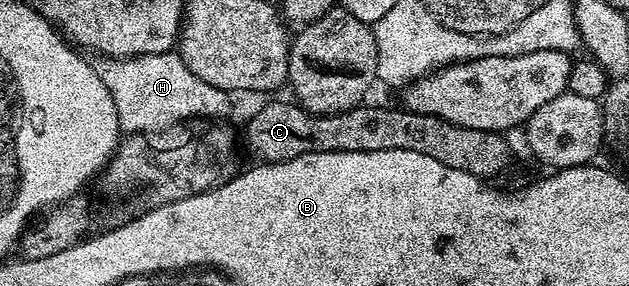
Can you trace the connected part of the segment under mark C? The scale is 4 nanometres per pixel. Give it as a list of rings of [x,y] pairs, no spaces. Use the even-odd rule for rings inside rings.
[[[272,100],[253,114],[248,129],[242,132],[242,144],[256,159],[253,161],[264,164],[283,164],[285,160],[319,152],[410,150],[414,154],[426,154],[426,158],[434,158],[434,162],[442,162],[442,166],[481,178],[492,178],[488,176],[506,171],[512,160],[501,133],[463,128],[437,116],[410,112],[403,106],[375,108],[367,104],[337,112],[334,116],[314,116],[295,102]]]

